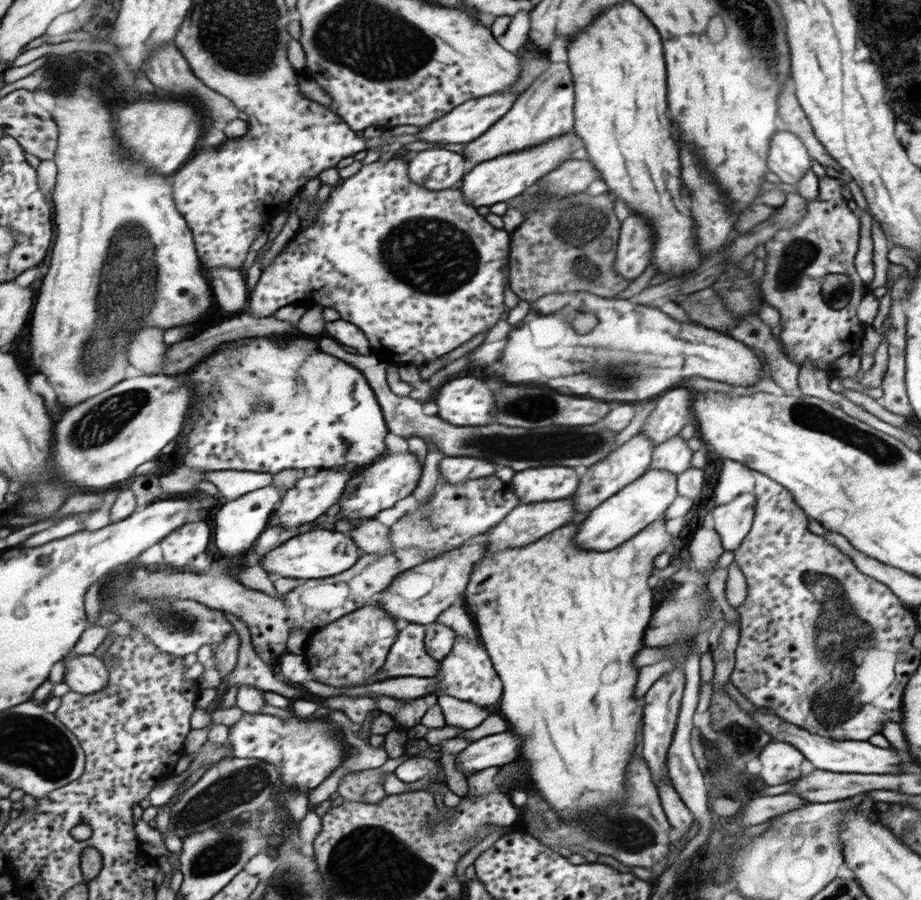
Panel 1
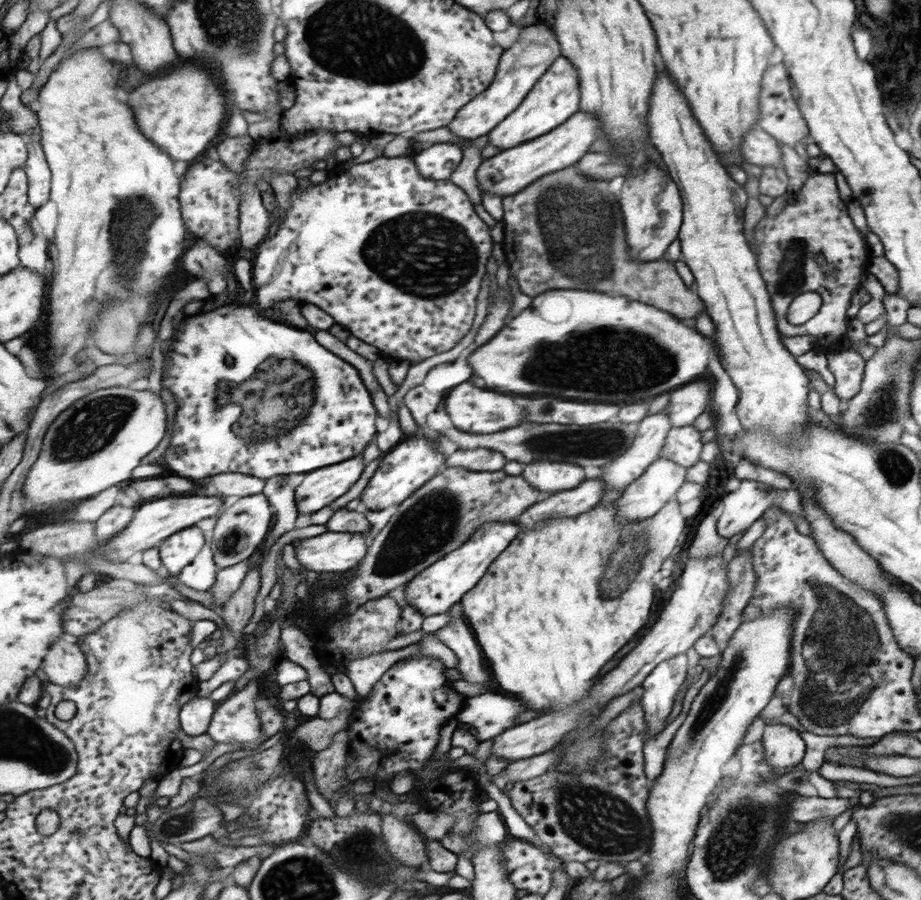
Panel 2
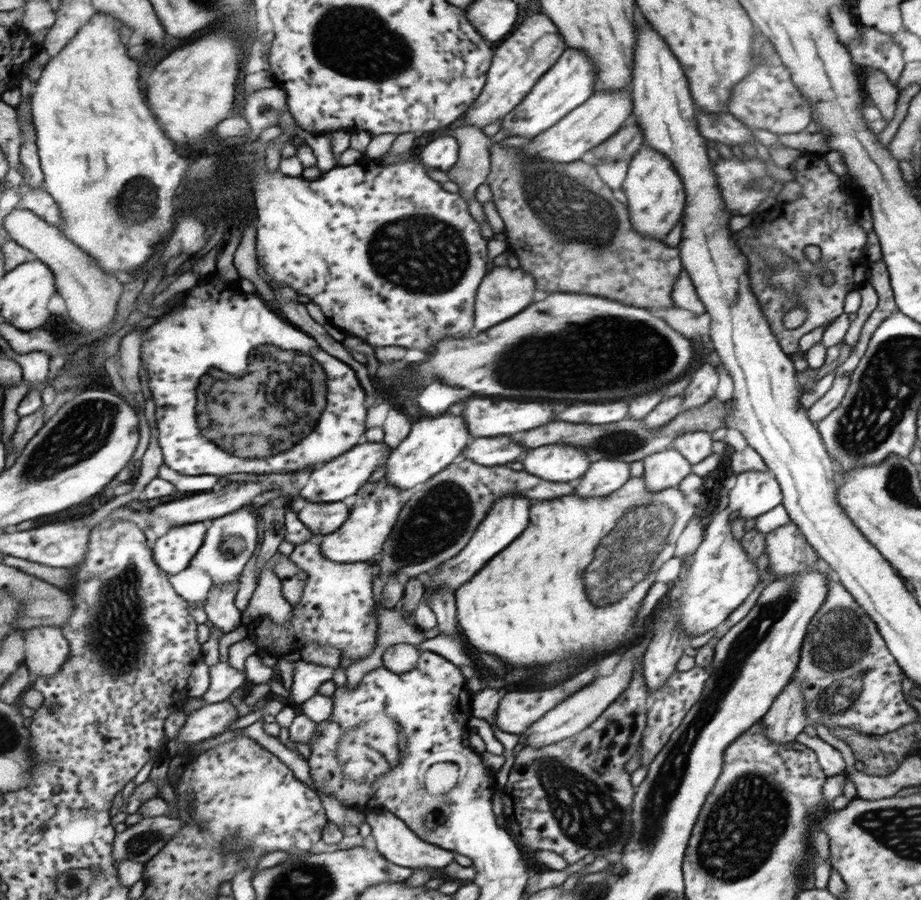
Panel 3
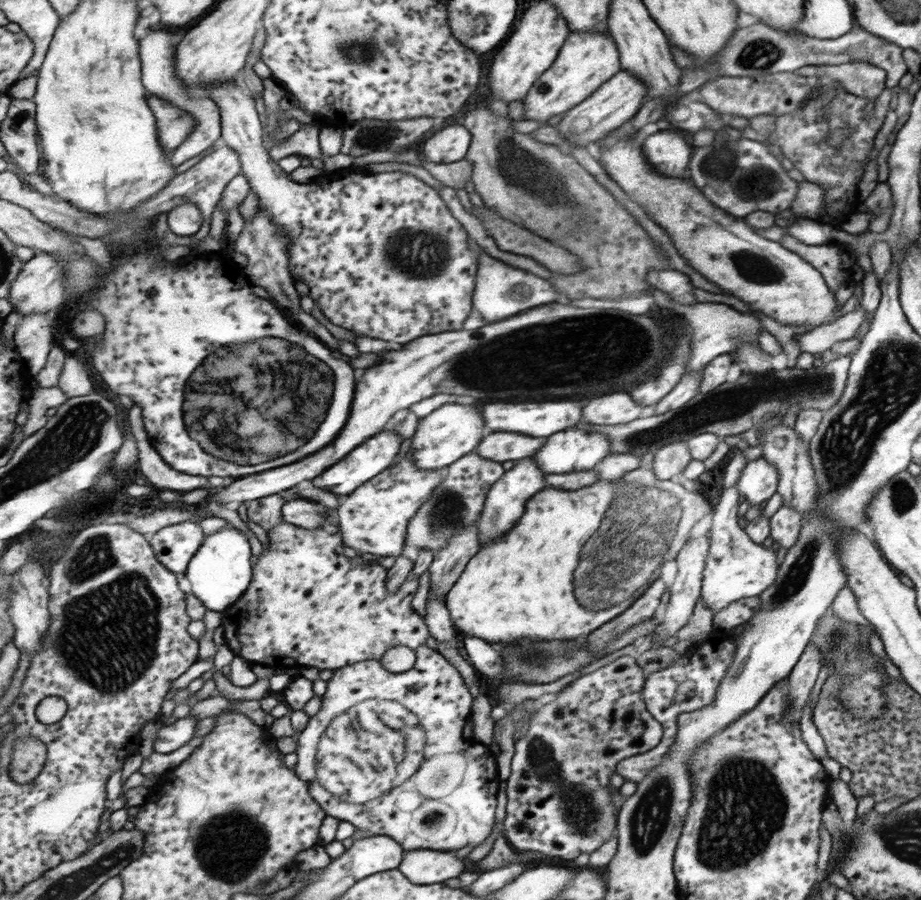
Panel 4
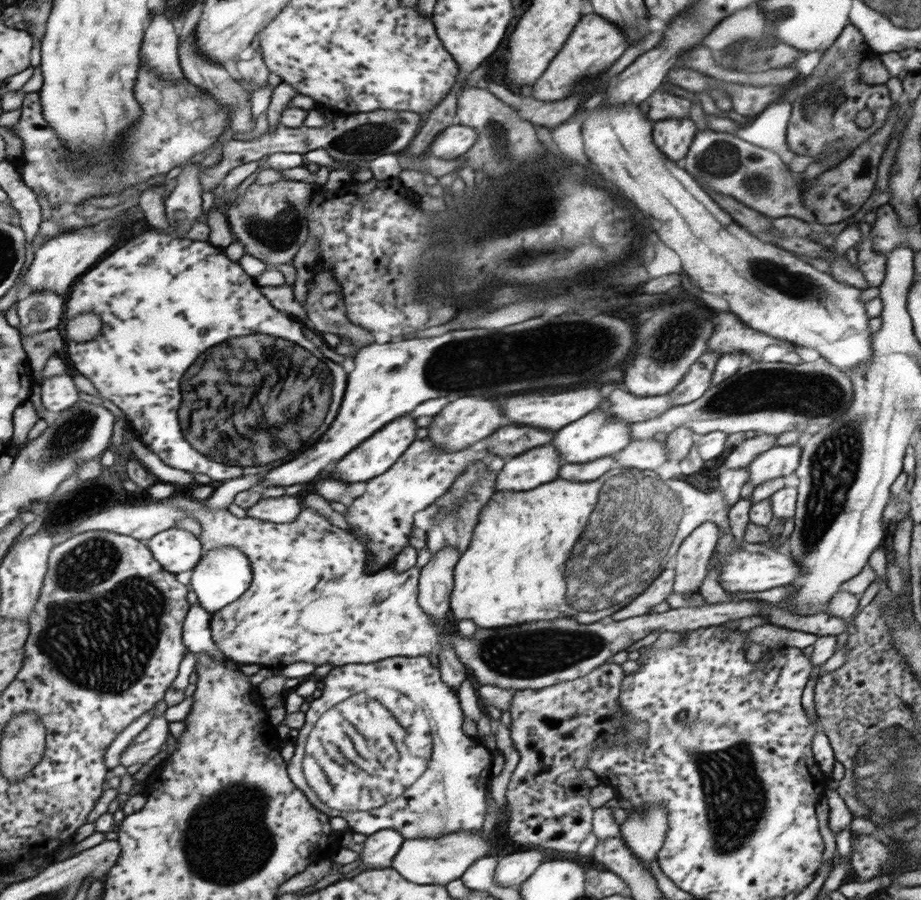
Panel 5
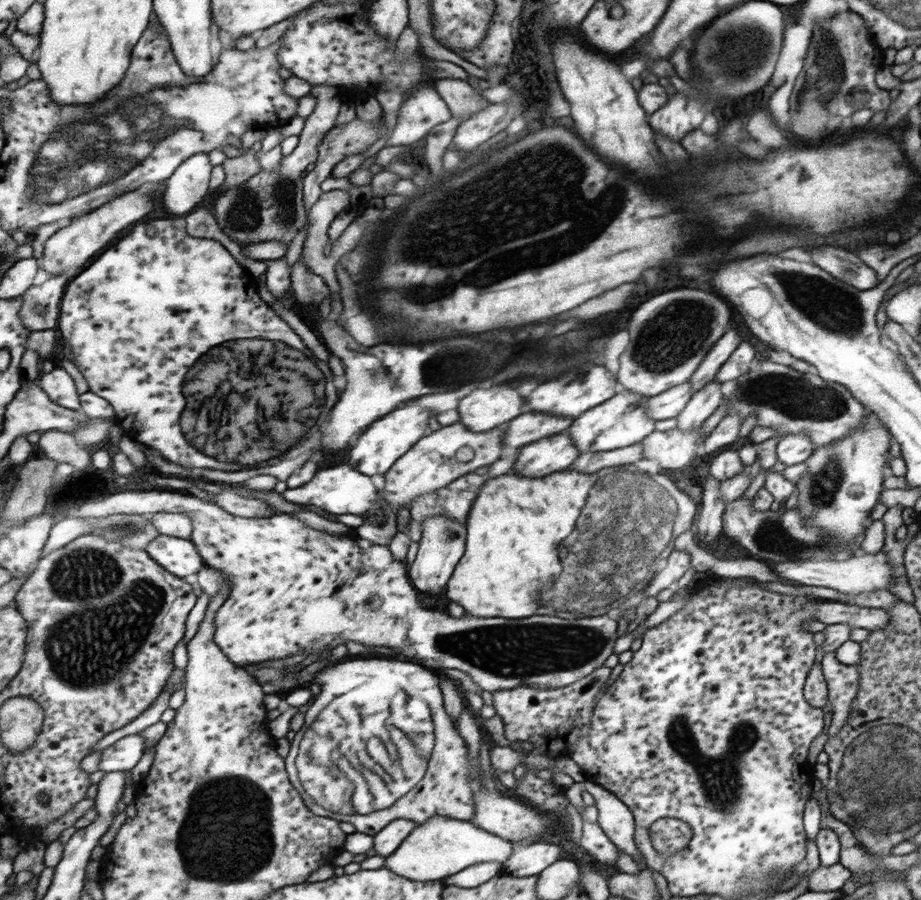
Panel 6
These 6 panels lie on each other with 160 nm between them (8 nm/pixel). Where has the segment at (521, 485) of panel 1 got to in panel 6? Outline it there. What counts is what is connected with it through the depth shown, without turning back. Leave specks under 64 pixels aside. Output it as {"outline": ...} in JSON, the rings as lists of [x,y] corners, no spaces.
{"outline":[[[623,390],[615,393],[607,401],[602,402],[593,409],[586,410],[573,419],[573,424],[568,426],[567,434],[579,448],[579,452],[588,453],[595,451],[610,451],[622,449],[643,441],[648,434],[654,432],[654,420],[650,419],[644,407],[644,396],[633,391]]]}

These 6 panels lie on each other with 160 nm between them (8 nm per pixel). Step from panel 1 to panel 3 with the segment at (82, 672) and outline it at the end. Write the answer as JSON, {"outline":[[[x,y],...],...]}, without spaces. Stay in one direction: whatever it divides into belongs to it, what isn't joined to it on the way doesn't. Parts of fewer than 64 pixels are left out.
{"outline":[[[38,626],[24,636],[28,669],[41,677],[50,677],[63,669],[71,654],[68,638],[58,626]]]}

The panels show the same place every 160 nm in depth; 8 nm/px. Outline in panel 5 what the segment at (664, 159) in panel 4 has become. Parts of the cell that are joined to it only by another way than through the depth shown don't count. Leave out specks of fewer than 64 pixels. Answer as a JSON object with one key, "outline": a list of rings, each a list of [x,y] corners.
{"outline":[[[673,117],[654,121],[653,142],[665,156],[680,164],[695,134],[695,124],[689,117]]]}

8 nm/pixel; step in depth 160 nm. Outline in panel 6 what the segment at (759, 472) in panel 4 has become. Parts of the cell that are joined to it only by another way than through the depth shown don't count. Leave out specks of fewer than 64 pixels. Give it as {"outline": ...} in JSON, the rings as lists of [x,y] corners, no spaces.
{"outline":[[[805,433],[780,435],[775,447],[777,462],[781,462],[785,466],[804,462],[812,454],[814,447],[810,436]]]}

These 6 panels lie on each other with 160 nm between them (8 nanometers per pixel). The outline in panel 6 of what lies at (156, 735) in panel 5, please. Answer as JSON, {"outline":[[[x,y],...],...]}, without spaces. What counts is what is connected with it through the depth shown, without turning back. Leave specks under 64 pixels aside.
{"outline":[[[139,734],[125,736],[102,752],[99,769],[106,773],[131,770],[145,752],[145,740]]]}

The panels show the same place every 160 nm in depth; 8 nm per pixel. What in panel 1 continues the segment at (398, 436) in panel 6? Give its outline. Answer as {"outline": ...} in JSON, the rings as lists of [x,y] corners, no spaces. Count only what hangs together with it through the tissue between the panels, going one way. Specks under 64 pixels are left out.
{"outline":[[[351,467],[347,468],[335,468],[335,469],[322,469],[318,471],[317,476],[304,476],[299,479],[297,486],[291,488],[285,498],[283,498],[283,504],[279,506],[279,510],[273,516],[272,524],[286,526],[286,528],[293,528],[293,526],[301,526],[301,524],[309,524],[313,520],[317,520],[319,516],[323,516],[329,510],[337,500],[340,500],[341,496],[344,496],[346,488],[348,488],[349,482],[354,478]]]}

